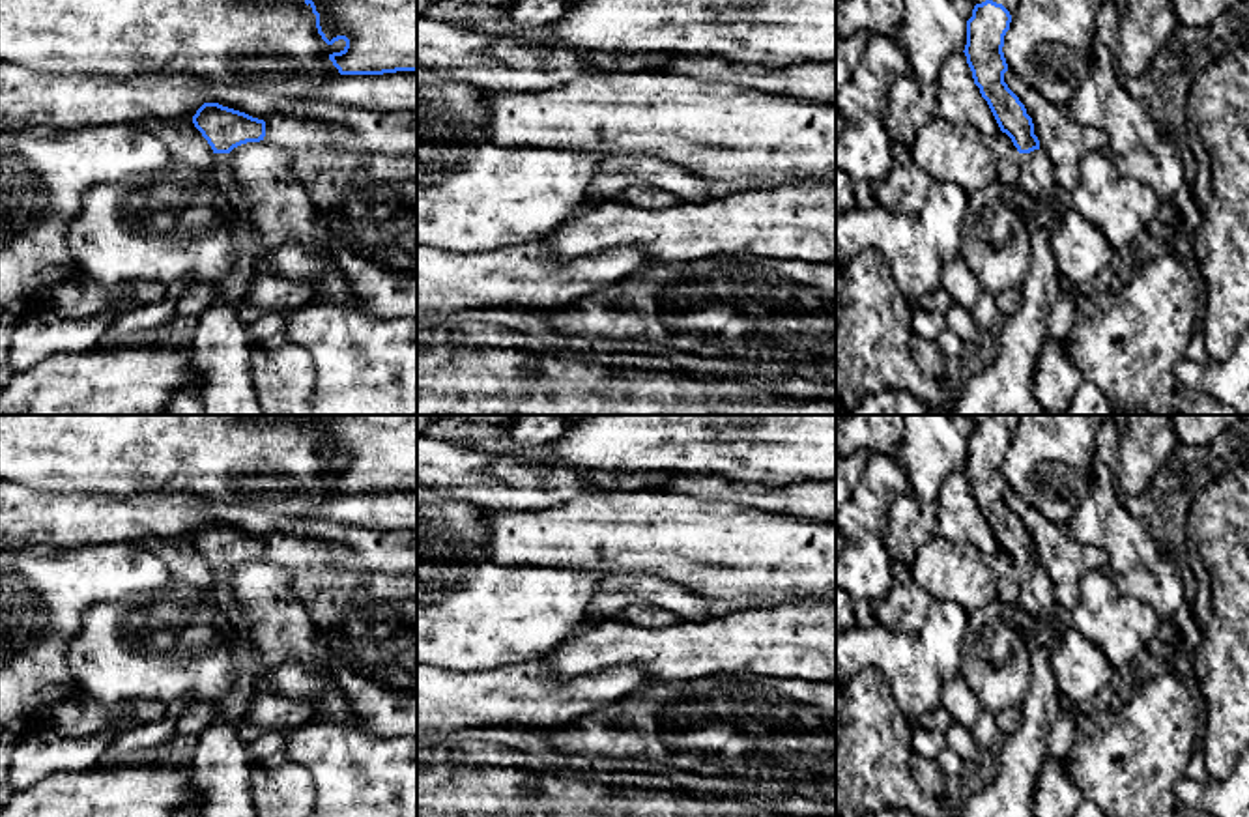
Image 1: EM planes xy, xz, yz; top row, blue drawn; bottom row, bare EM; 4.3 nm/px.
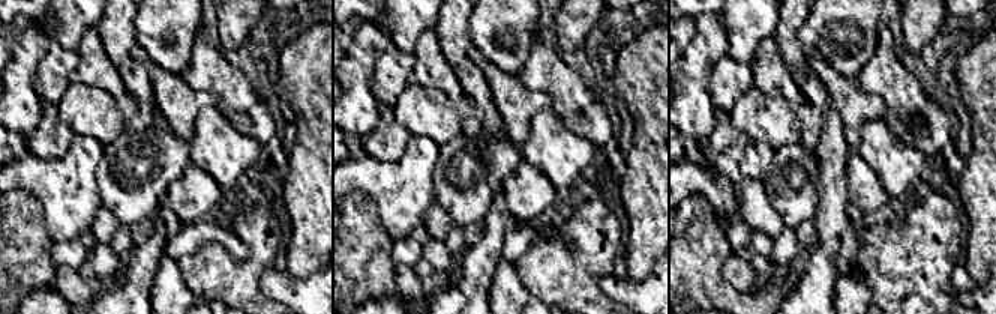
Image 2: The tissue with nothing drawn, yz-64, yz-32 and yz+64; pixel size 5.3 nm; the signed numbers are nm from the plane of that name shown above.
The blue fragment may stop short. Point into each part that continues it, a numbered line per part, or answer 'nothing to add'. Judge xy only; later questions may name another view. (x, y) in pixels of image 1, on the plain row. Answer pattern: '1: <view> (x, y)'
1: xy (221, 769)

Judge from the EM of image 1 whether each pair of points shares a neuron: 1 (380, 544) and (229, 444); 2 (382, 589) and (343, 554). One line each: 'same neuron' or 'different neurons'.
1: different neurons
2: different neurons

